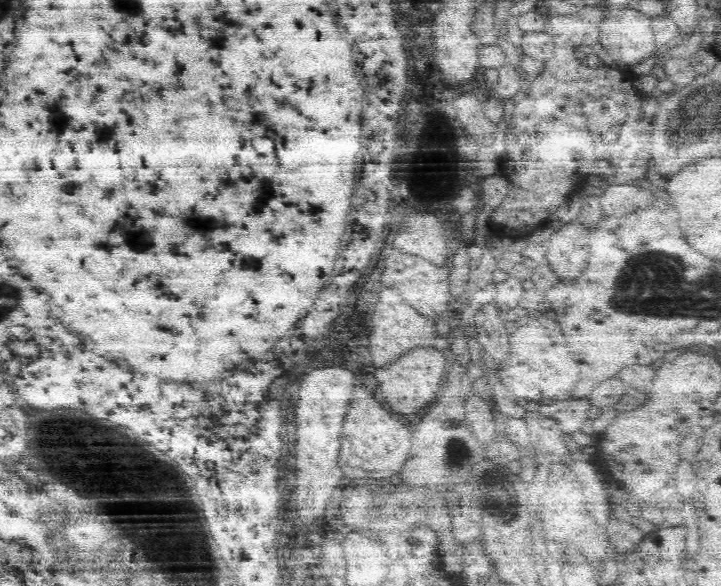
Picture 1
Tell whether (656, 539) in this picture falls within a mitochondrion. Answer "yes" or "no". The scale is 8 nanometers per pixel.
no

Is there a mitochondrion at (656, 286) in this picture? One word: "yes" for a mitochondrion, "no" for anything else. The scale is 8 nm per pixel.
yes

